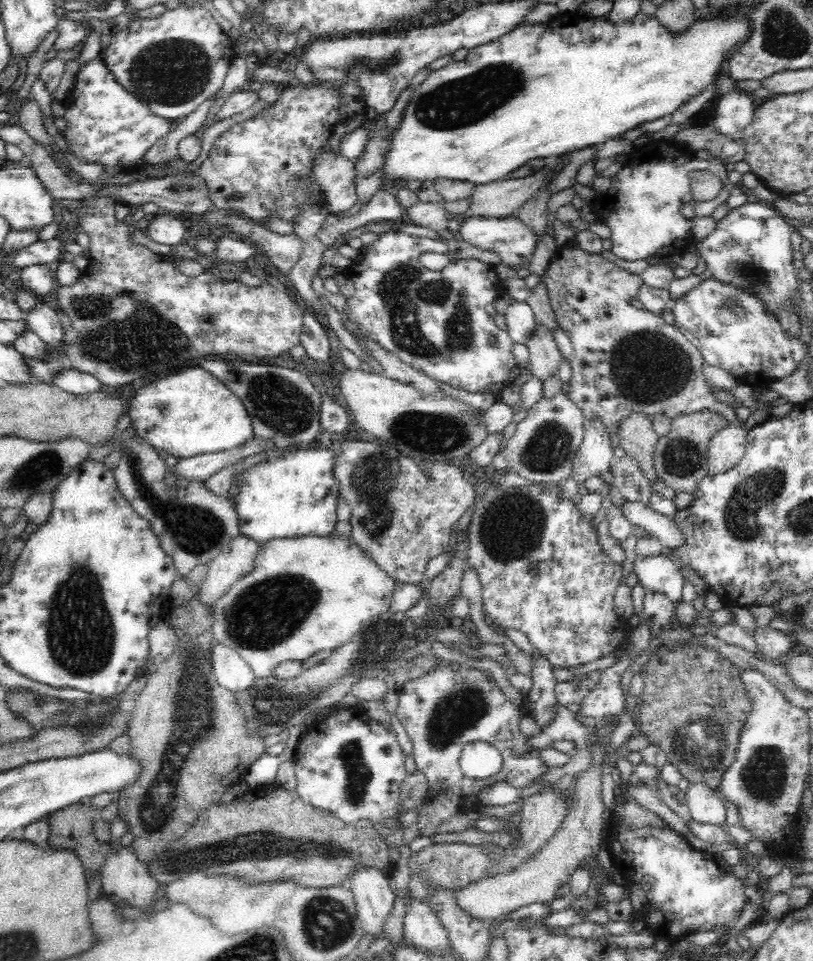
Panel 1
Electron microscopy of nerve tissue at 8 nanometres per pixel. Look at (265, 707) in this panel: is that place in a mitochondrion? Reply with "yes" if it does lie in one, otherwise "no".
yes

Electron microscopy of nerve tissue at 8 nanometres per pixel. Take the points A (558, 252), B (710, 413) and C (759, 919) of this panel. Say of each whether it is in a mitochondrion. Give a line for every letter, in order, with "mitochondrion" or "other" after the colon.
A: other
B: other
C: other

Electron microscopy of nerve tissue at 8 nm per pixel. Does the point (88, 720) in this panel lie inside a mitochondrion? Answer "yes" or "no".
yes

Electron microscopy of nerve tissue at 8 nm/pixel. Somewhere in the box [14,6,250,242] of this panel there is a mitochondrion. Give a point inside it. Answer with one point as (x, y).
(173, 71)

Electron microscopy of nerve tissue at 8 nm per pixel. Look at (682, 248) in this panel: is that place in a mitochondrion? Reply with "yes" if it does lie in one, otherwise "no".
no

